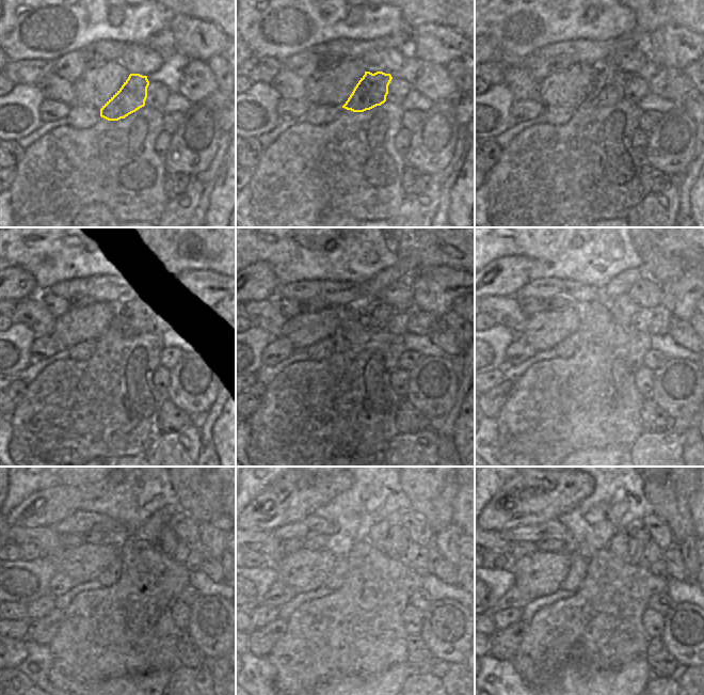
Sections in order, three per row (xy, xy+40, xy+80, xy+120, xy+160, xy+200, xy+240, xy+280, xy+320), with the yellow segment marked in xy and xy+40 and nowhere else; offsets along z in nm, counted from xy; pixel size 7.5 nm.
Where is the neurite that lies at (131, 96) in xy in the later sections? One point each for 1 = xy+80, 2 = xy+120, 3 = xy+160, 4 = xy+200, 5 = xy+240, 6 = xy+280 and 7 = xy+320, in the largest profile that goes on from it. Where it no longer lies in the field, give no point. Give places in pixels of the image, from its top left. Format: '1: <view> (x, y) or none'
1: xy+80 (608, 87)
2: xy+120 (132, 319)
3: xy+160 (374, 315)
4: xy+200 (622, 309)
5: xy+240 (147, 547)
6: xy+280 (398, 539)
7: xy+320 (637, 534)

